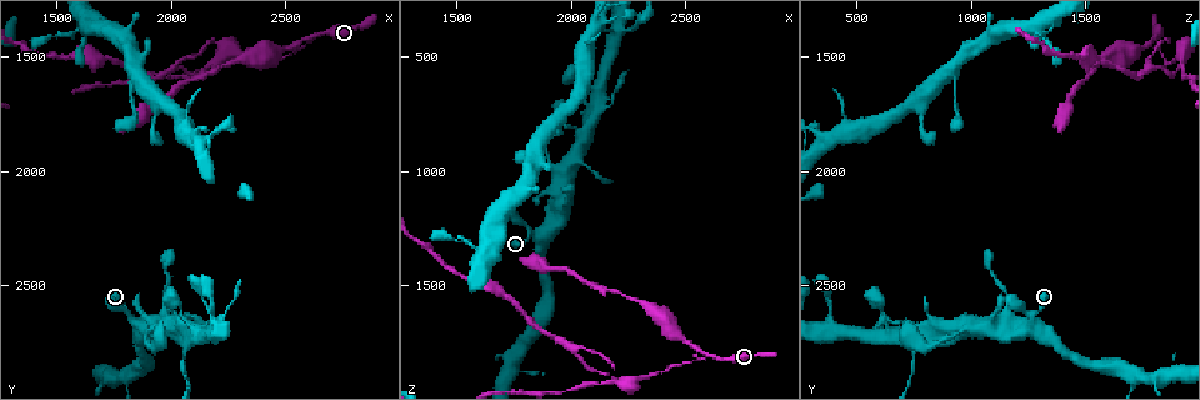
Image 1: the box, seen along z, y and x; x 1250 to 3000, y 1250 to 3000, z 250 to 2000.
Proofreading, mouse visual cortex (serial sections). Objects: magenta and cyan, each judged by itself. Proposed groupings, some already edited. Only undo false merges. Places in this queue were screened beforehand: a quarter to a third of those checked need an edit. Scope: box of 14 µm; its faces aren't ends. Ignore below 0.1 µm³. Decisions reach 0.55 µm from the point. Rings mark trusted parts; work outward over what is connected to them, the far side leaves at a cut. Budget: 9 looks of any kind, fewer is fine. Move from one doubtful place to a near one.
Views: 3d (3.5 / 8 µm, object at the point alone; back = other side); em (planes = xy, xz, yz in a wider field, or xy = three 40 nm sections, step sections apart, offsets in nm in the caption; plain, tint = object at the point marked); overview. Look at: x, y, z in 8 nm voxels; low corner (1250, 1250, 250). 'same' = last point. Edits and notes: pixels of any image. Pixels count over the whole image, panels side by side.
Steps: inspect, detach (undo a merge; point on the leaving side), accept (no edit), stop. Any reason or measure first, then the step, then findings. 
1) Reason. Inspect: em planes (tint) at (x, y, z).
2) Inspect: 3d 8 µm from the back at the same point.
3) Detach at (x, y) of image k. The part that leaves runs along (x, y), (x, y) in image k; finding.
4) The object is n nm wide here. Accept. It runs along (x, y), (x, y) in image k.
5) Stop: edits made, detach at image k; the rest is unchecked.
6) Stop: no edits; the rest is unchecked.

Calibre changes. Inspect: 3d 3.5 µm from the back at (1930, 2700, 990).

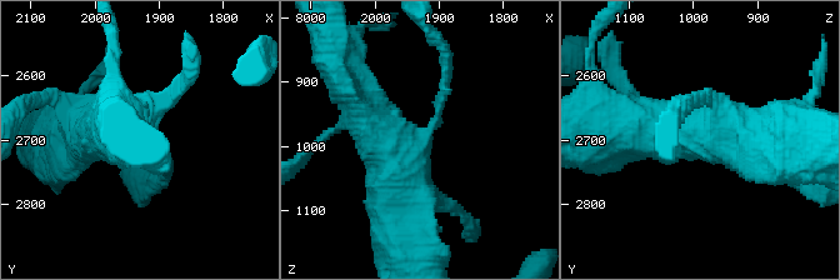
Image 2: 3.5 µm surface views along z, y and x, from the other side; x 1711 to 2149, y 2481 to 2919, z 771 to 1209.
Need the tissue. Inspect: em planes (tint) at the same point.

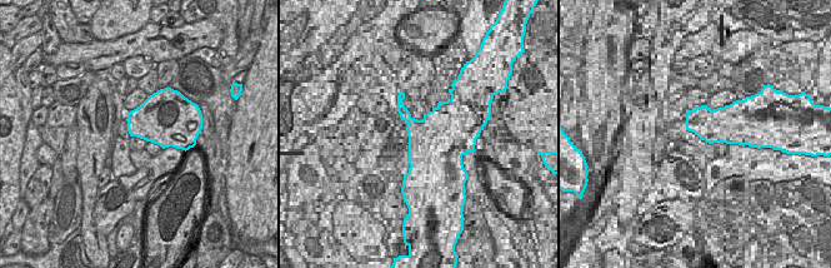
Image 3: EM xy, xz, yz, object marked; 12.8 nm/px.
Accept. Continuous, no second cell.

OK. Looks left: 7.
Three arms meet. Inspect: 3d 3.5 µm at (2100, 2720, 790).

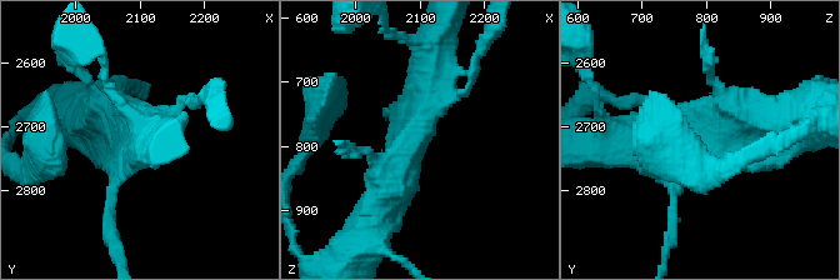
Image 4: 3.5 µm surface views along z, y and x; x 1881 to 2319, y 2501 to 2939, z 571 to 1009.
Inspect: em xy step 1 (tint) at the same point.

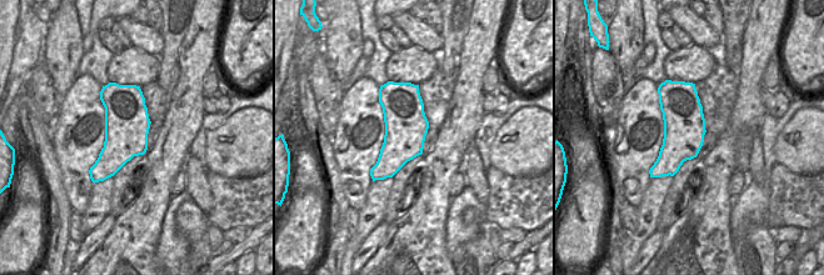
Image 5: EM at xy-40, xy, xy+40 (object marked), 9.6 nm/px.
Accept. It runs along (380, 199), (404, 170), (434, 55) in image 4; all the same cell.

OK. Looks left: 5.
Branch point. Inspect: 3d 3.5 µm at (2600, 1410, 1810).

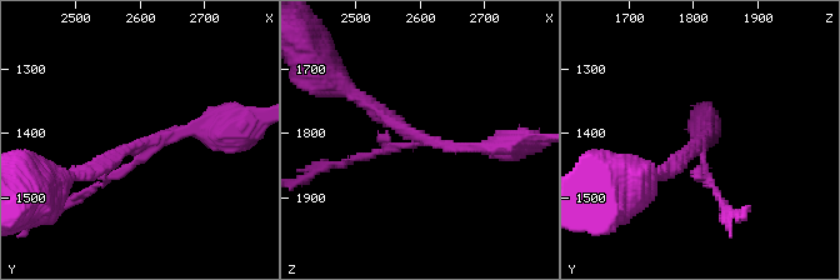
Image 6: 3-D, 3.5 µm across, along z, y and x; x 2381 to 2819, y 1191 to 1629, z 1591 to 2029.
Need the tissue. Inspect: em xy step 3 (tint) at (2610, 1420, 1815).

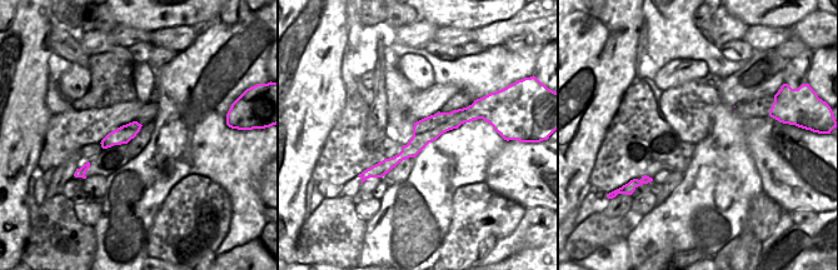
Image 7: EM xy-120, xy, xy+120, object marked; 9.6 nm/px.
The arms are 100, 200, 200 nm wide. Detach at (95, 168) of image 6. The part that leaves runs along (134, 146), (91, 174), (38, 189) in image 6; a second cell is stuck on.

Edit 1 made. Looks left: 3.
Three-way junction. Inspect: 3d 3.5 µm at (2210, 1540, 1920).

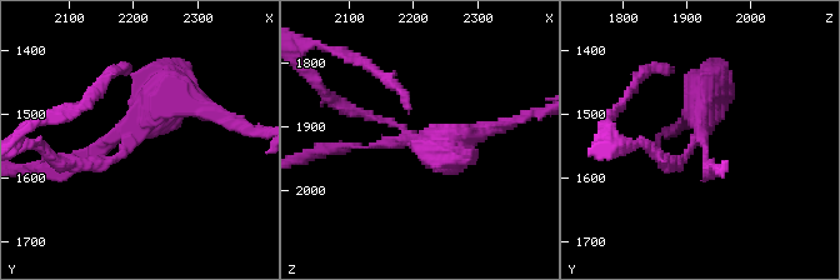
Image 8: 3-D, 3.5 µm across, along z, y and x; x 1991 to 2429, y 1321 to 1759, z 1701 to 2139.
3 arms meet here; the arms are 100, 100, 350 nm wide. Inspect: em xy step 3 (tint) at (2205, 1530, 1925).

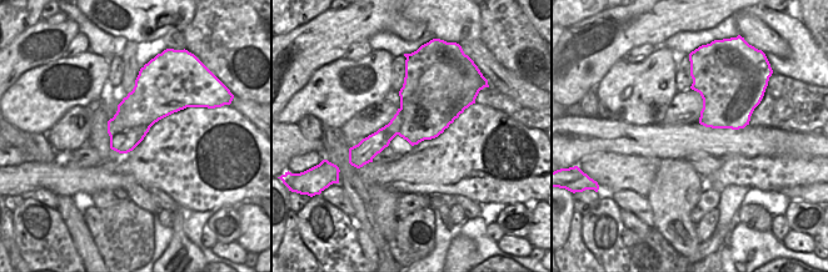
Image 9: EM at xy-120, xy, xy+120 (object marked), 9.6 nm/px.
Inspect: em xy step 5 (tint) at the same point.

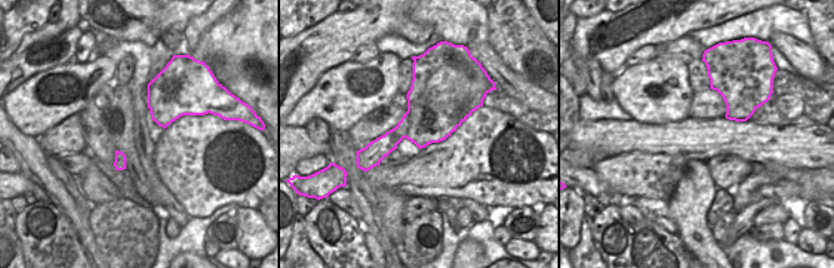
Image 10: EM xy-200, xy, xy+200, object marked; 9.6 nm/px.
Detach at (93, 166) of image 8. The part that leaves runs along (141, 129), (103, 163), (49, 155) in image 8; a second cell is stuck on.

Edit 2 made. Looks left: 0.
Stop: edits made, detach at image 6, detach at image 8; the rest is unchecked.

